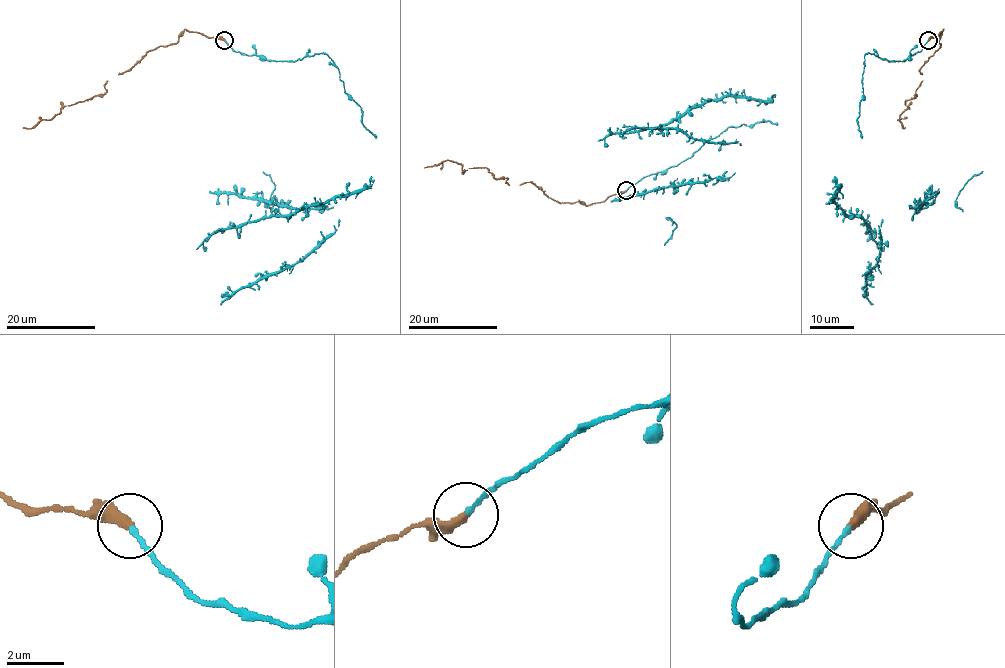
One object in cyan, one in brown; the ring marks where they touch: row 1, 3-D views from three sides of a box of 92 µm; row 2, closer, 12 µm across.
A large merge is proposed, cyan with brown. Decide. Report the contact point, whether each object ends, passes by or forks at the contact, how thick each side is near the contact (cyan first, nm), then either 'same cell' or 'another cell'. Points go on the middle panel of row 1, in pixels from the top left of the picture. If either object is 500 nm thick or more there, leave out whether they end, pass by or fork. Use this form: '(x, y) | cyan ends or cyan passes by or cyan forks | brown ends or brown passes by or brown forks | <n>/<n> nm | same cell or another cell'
(626, 190) | cyan ends | brown ends | 170/360 nm | same cell

